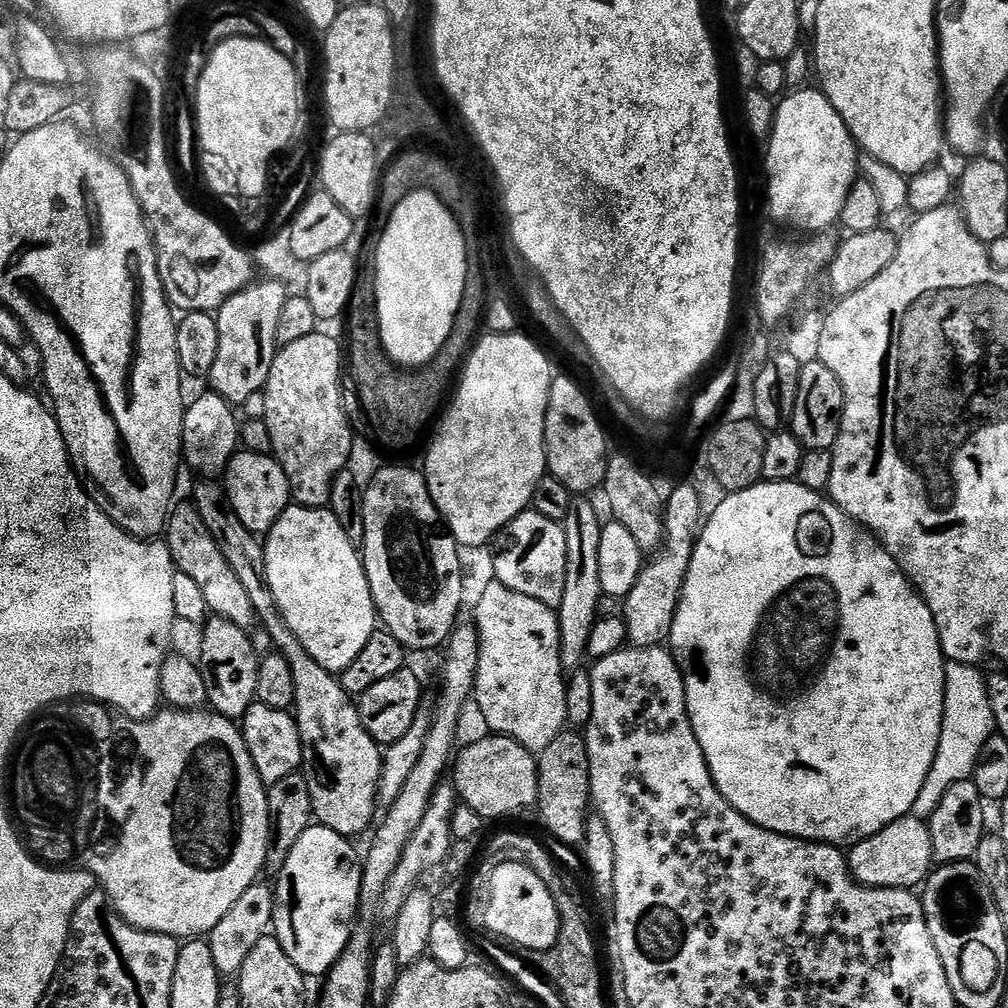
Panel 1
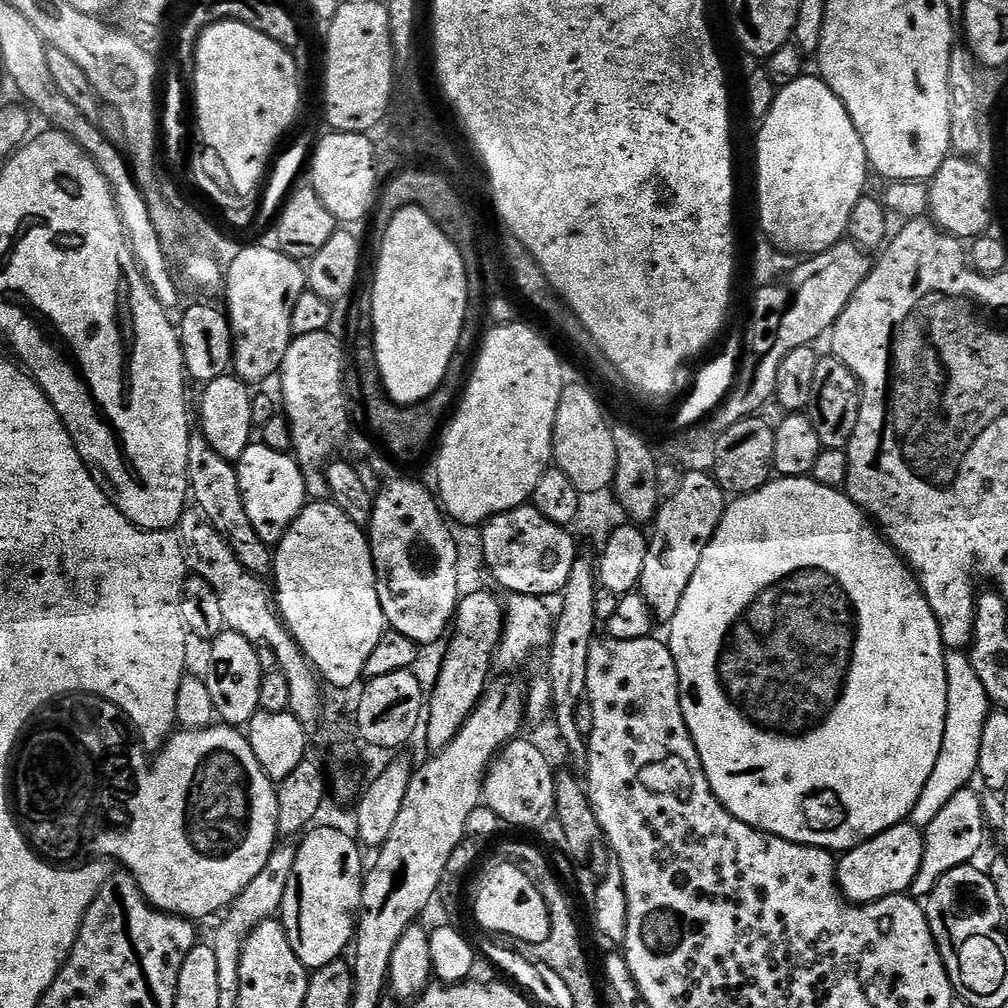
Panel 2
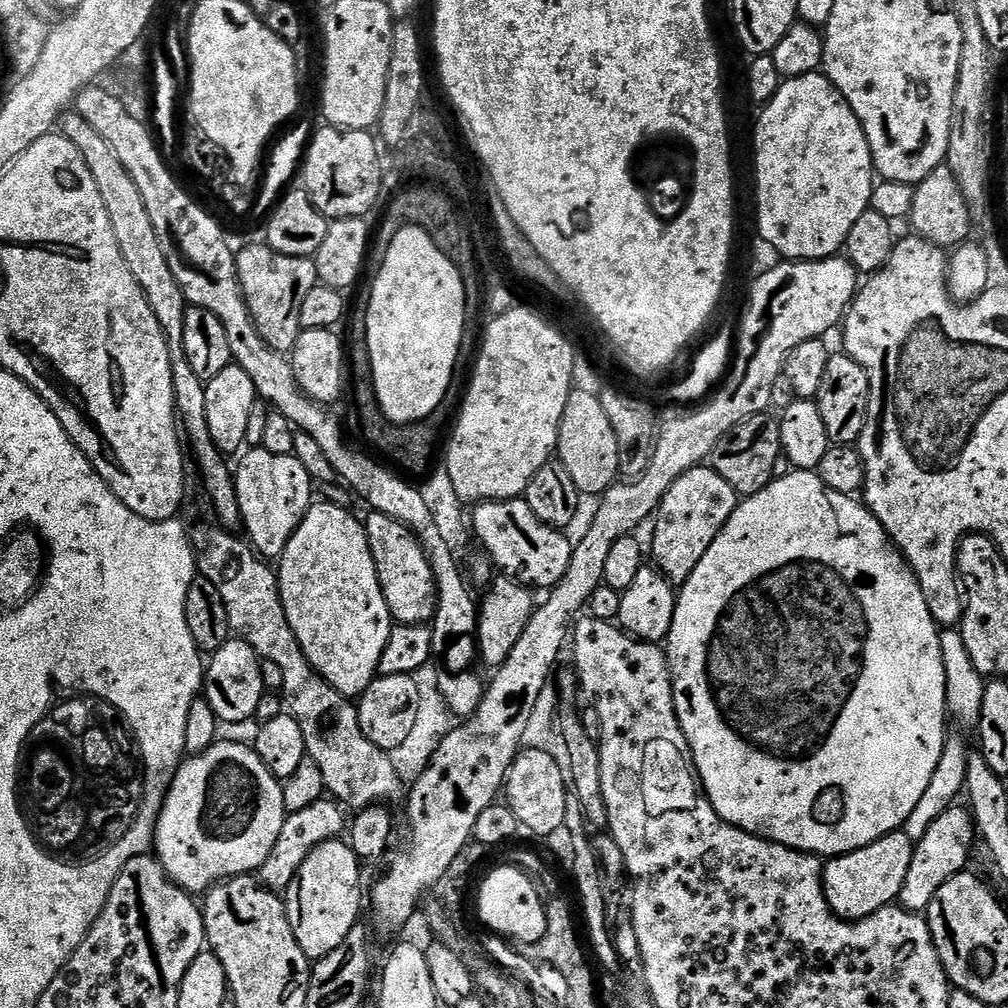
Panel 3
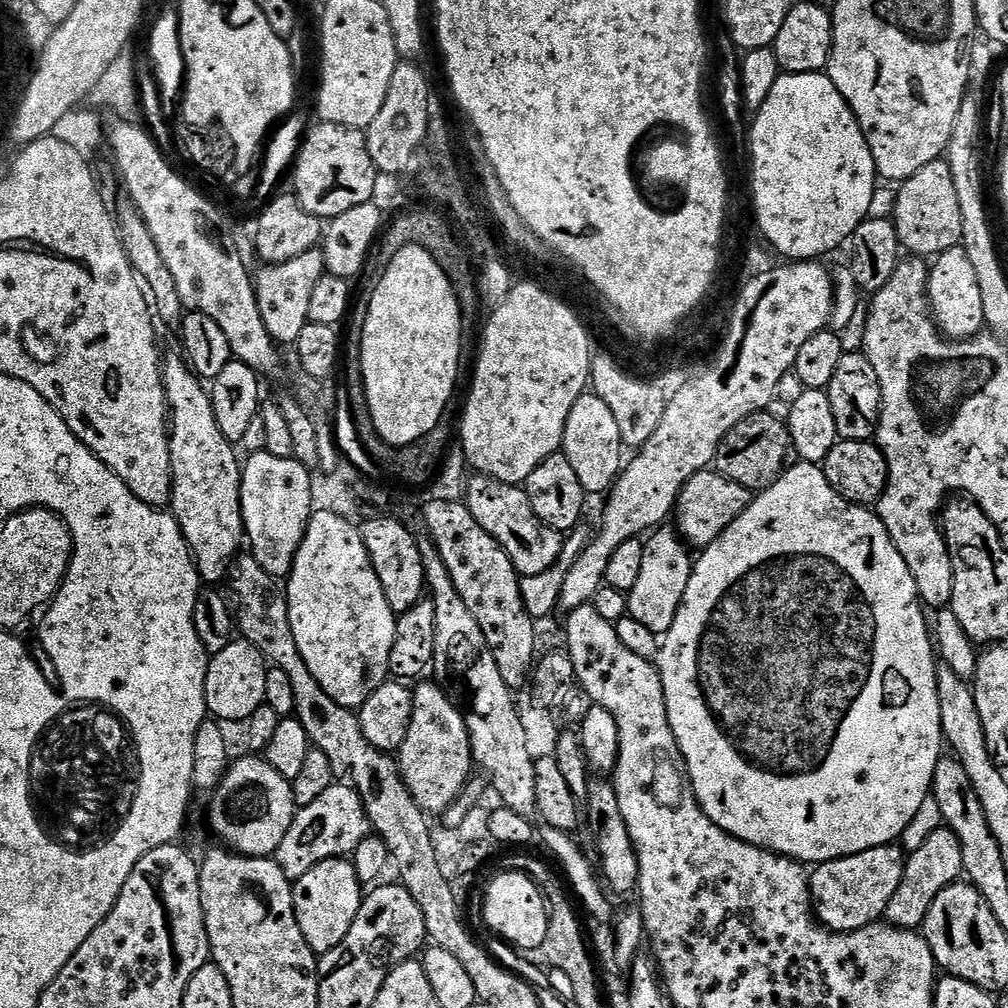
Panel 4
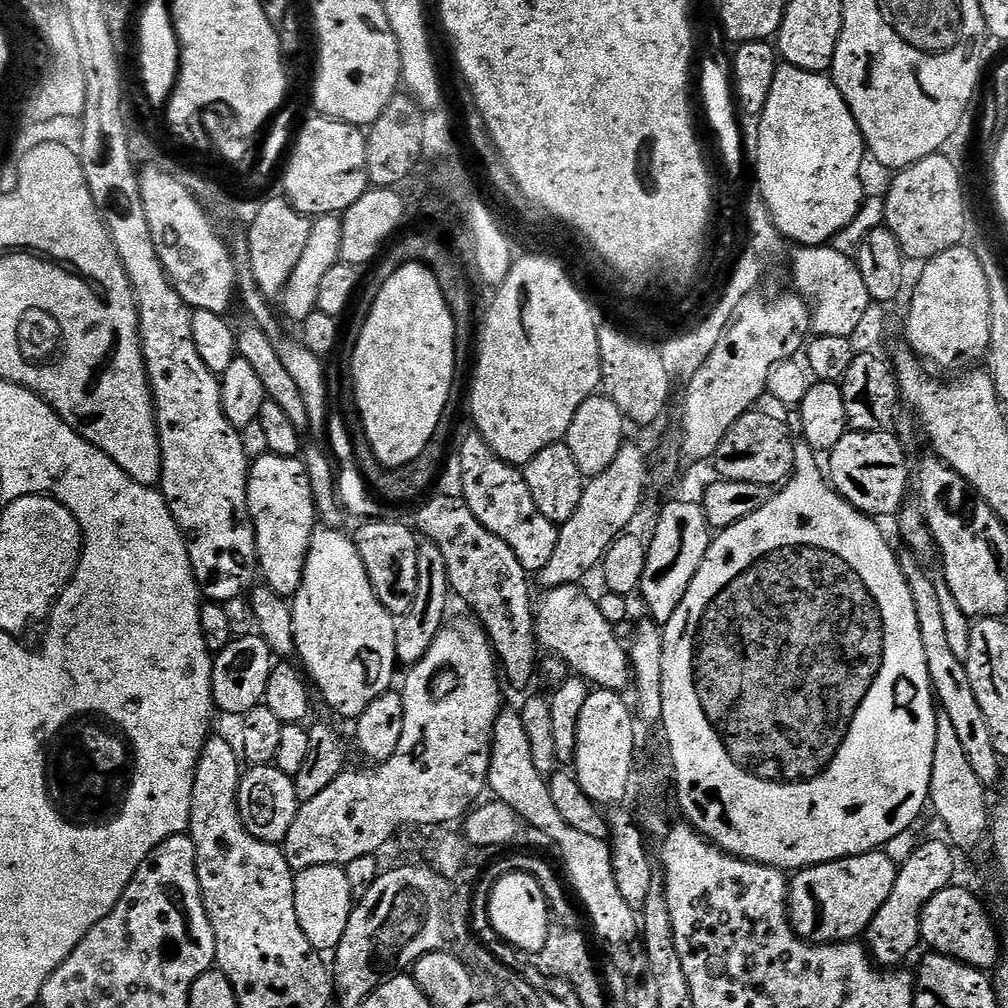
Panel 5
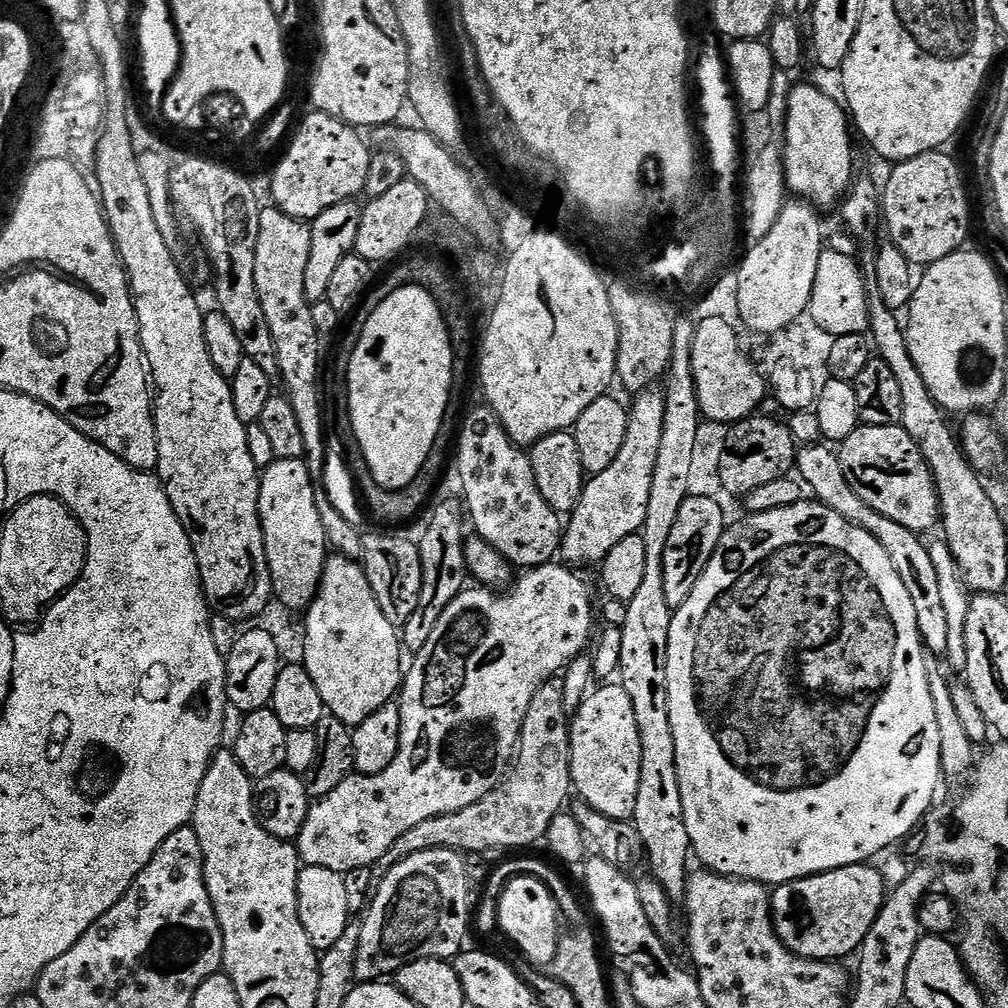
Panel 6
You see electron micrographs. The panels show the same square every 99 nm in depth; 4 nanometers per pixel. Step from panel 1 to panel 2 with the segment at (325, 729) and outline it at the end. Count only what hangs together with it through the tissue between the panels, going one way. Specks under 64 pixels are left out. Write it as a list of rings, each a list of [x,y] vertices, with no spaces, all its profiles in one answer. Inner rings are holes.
[[[193,434],[190,438],[190,458],[188,459],[188,487],[191,499],[196,500],[195,507],[222,534],[226,546],[234,550],[236,560],[250,573],[261,578],[268,578],[274,572],[274,552],[262,538],[258,538],[250,517],[246,515],[246,506],[242,506],[242,490],[238,490],[236,465],[231,460],[222,458],[206,442],[203,434]]]

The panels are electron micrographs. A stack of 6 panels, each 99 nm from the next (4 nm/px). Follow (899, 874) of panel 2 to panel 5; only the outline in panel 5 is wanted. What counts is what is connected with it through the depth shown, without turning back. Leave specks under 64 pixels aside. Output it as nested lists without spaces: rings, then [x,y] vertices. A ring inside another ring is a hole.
[[[877,850],[874,852],[863,852],[861,856],[848,856],[845,860],[833,860],[831,864],[818,864],[803,869],[797,880],[793,879],[790,884],[790,900],[800,912],[813,916],[808,920],[804,928],[809,932],[807,935],[818,944],[835,944],[837,942],[852,942],[863,937],[867,933],[874,914],[890,898],[890,890],[894,890],[896,873],[898,871],[897,861],[888,857],[887,851]]]

